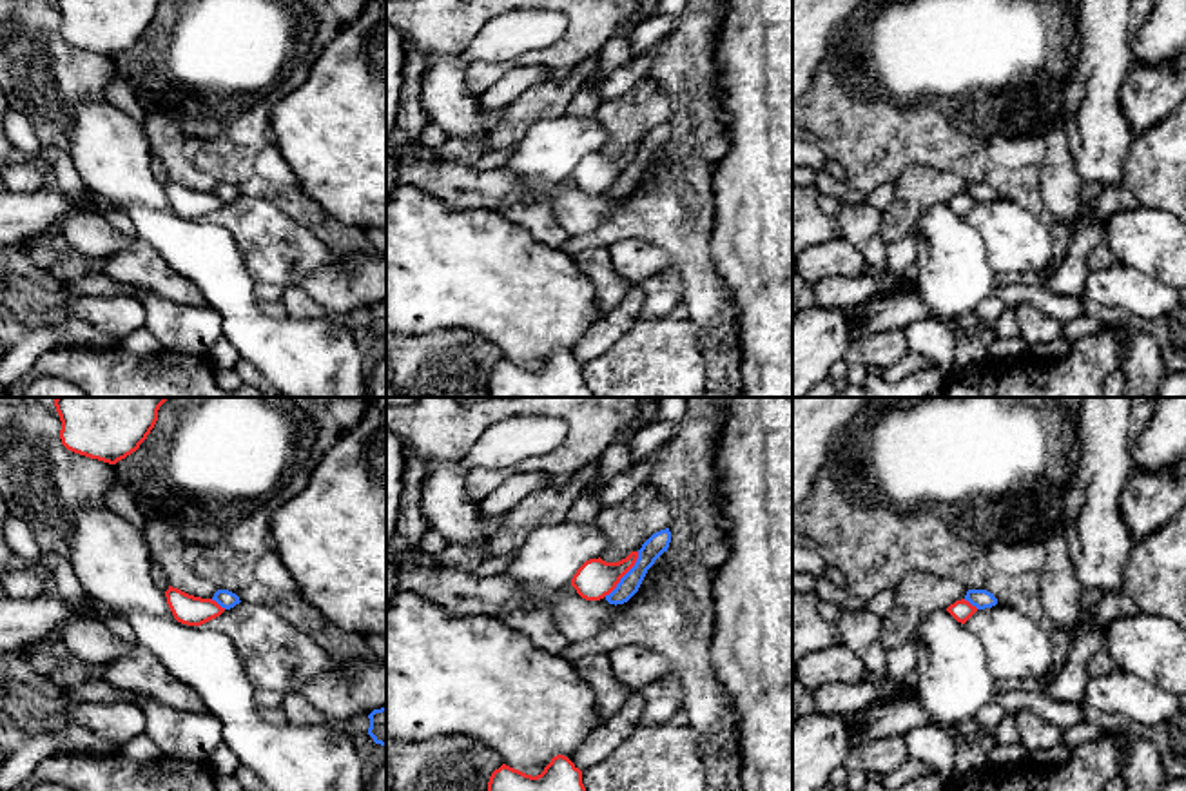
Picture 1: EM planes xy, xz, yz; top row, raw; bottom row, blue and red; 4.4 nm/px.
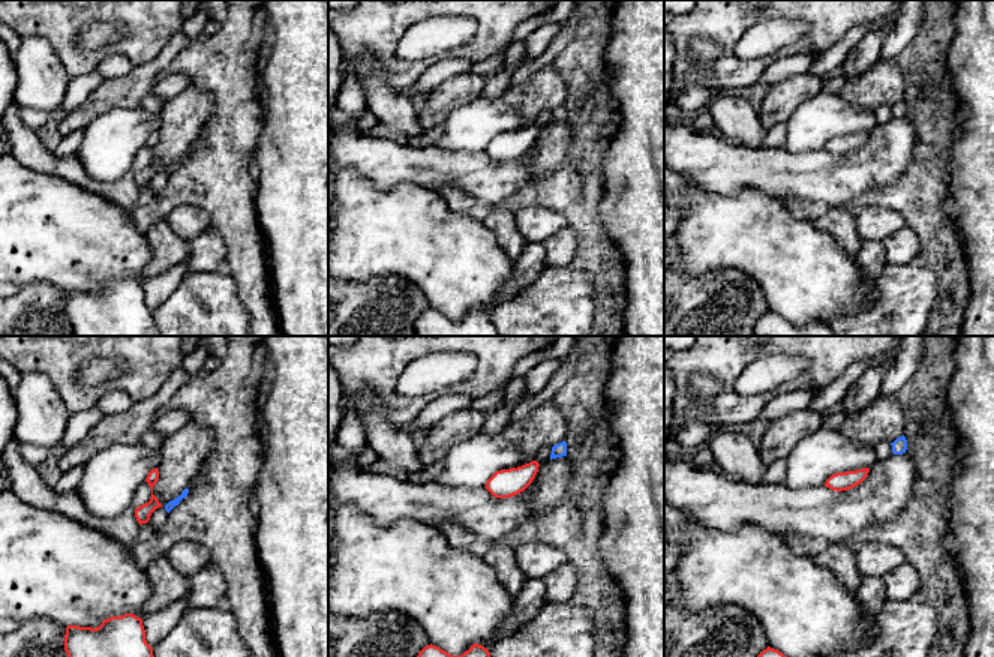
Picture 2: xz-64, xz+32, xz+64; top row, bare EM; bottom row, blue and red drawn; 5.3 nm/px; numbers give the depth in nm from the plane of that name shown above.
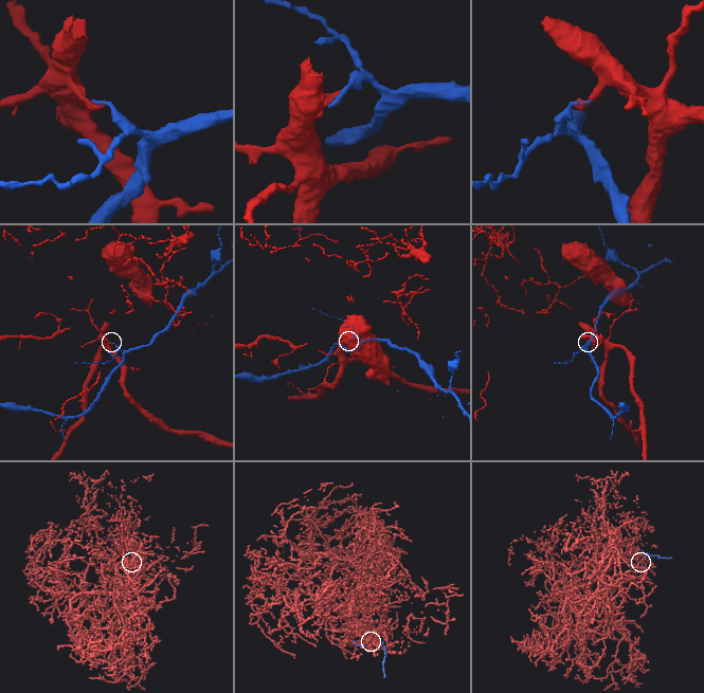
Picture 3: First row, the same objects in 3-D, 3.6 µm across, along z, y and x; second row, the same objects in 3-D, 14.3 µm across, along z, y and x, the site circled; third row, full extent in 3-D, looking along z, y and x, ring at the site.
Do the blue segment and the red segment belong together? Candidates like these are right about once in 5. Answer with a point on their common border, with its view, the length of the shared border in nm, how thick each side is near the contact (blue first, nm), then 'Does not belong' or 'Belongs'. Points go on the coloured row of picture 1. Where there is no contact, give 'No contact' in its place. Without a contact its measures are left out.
Touches blue at xz (624, 576). Shared border 260 nm. Thickness 90 nm (blue) against 170 nm. Does not belong

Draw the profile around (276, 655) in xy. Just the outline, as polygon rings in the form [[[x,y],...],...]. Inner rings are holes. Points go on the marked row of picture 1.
[[[239,602],[198,628],[230,639],[256,689],[296,693],[306,680],[339,664],[305,631],[259,602]]]

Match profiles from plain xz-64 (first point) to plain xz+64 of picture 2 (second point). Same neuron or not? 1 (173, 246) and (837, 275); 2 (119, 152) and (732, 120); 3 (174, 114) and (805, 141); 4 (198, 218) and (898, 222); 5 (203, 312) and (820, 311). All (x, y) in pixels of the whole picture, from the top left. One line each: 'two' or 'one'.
1: two
2: two
3: two
4: one
5: two

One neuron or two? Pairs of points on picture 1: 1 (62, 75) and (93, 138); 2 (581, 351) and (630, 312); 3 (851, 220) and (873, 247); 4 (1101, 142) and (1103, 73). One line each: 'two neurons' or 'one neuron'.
1: two neurons
2: one neuron
3: one neuron
4: one neuron

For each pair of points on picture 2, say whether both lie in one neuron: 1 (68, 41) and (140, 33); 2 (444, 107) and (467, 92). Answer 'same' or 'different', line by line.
1: same
2: same

